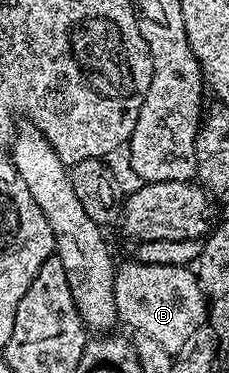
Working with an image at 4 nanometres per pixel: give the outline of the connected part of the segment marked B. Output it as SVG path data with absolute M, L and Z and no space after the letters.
M131 262L114 273L114 297L118 319L124 325L156 338L164 350L178 354L208 316L208 301L198 277L189 267L177 264Z

